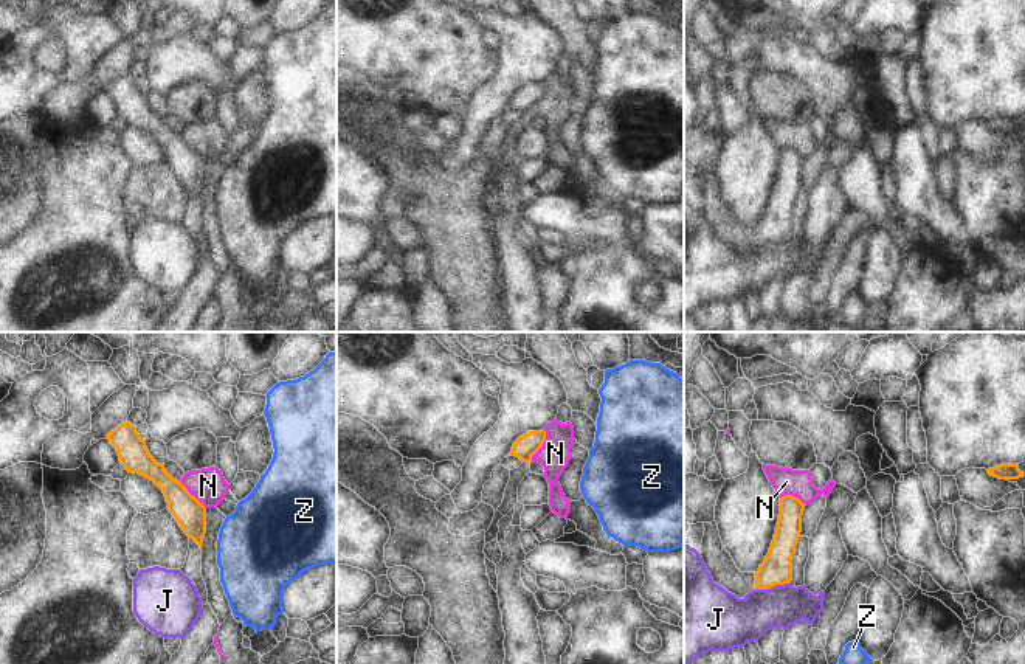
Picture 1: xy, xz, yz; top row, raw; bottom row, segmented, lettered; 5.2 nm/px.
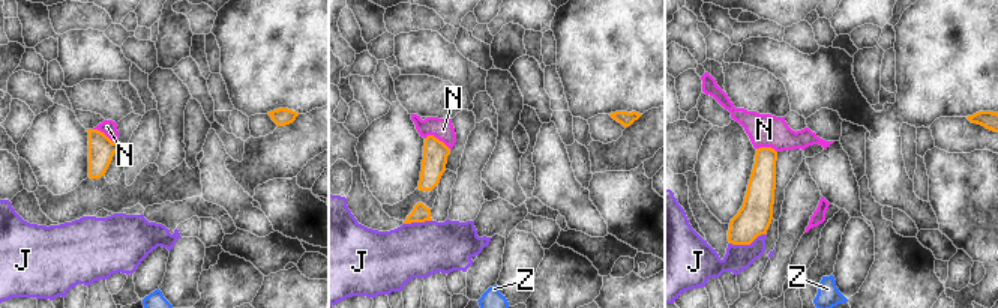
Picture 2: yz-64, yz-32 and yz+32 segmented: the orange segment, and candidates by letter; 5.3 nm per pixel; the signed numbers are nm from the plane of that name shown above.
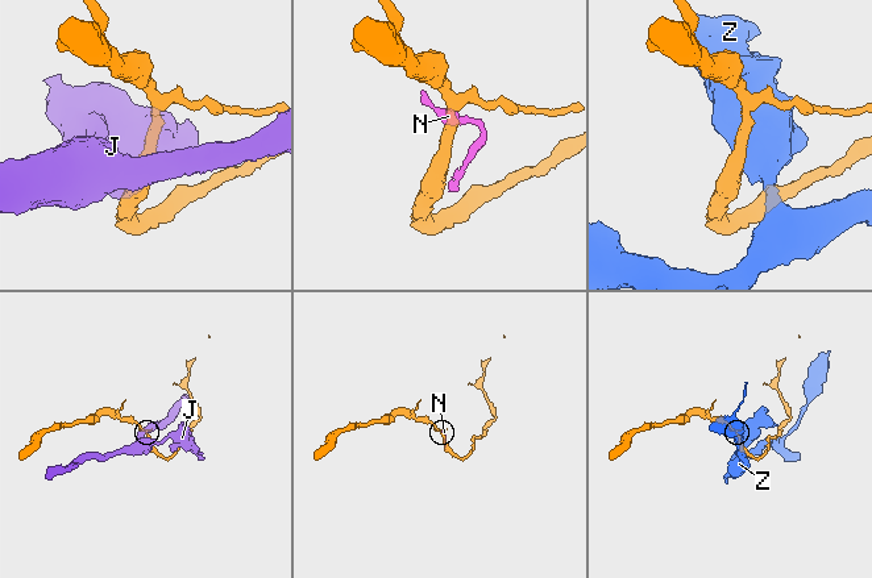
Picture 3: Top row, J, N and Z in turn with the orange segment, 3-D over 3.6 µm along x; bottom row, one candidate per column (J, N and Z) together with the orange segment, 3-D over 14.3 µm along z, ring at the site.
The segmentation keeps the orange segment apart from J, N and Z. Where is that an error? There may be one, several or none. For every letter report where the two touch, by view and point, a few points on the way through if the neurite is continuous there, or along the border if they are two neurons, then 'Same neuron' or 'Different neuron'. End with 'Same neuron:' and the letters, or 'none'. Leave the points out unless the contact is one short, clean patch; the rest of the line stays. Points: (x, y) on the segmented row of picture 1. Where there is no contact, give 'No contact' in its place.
J: Touches orange at yz (771, 587). Boundary: yz (790, 582), (773, 585), (766, 590), (754, 590). Different neuron
N: Touches orange at xz (541, 446). Boundary: xz (543, 428), (543, 446), (531, 461). Different neuron
Z: Touches orange at xy (216, 545). Different neuron
Same neuron: none.

